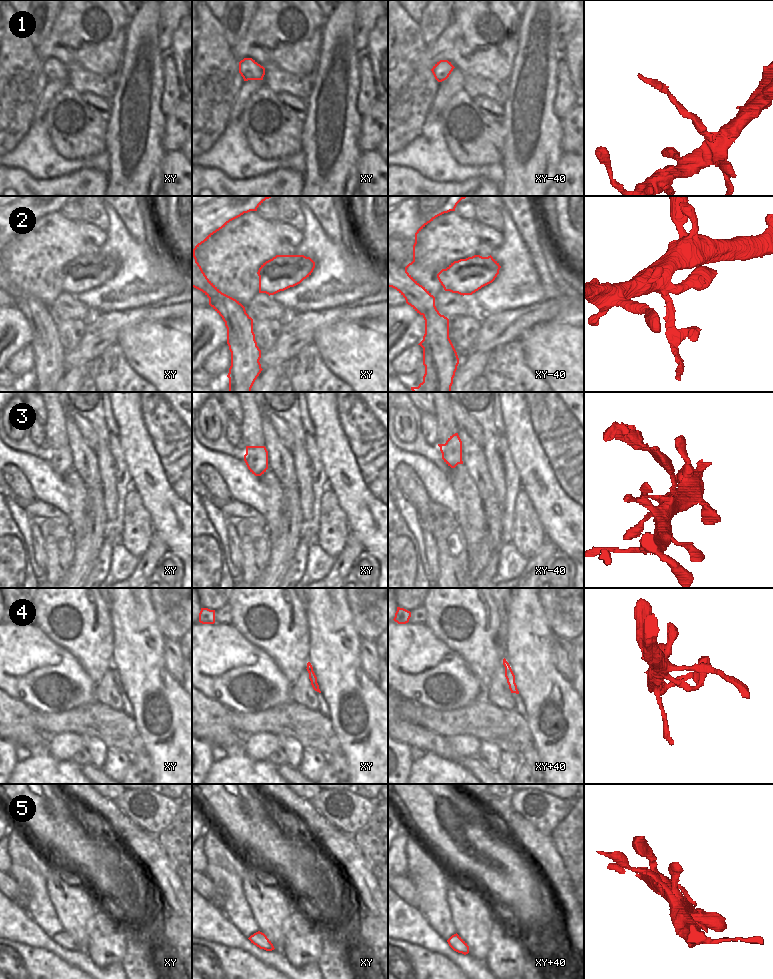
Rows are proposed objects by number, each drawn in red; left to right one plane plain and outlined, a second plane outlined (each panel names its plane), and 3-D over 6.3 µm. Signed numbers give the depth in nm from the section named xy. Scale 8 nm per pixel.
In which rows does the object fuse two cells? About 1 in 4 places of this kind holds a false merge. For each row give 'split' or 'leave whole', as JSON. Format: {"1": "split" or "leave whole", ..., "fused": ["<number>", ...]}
{"1": "leave whole", "2": "split", "3": "split", "4": "leave whole", "5": "leave whole", "fused": ["2", "3"]}

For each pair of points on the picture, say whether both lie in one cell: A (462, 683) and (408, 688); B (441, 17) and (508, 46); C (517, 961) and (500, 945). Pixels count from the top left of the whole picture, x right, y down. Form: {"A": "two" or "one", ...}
{"A": "one", "B": "two", "C": "one"}

